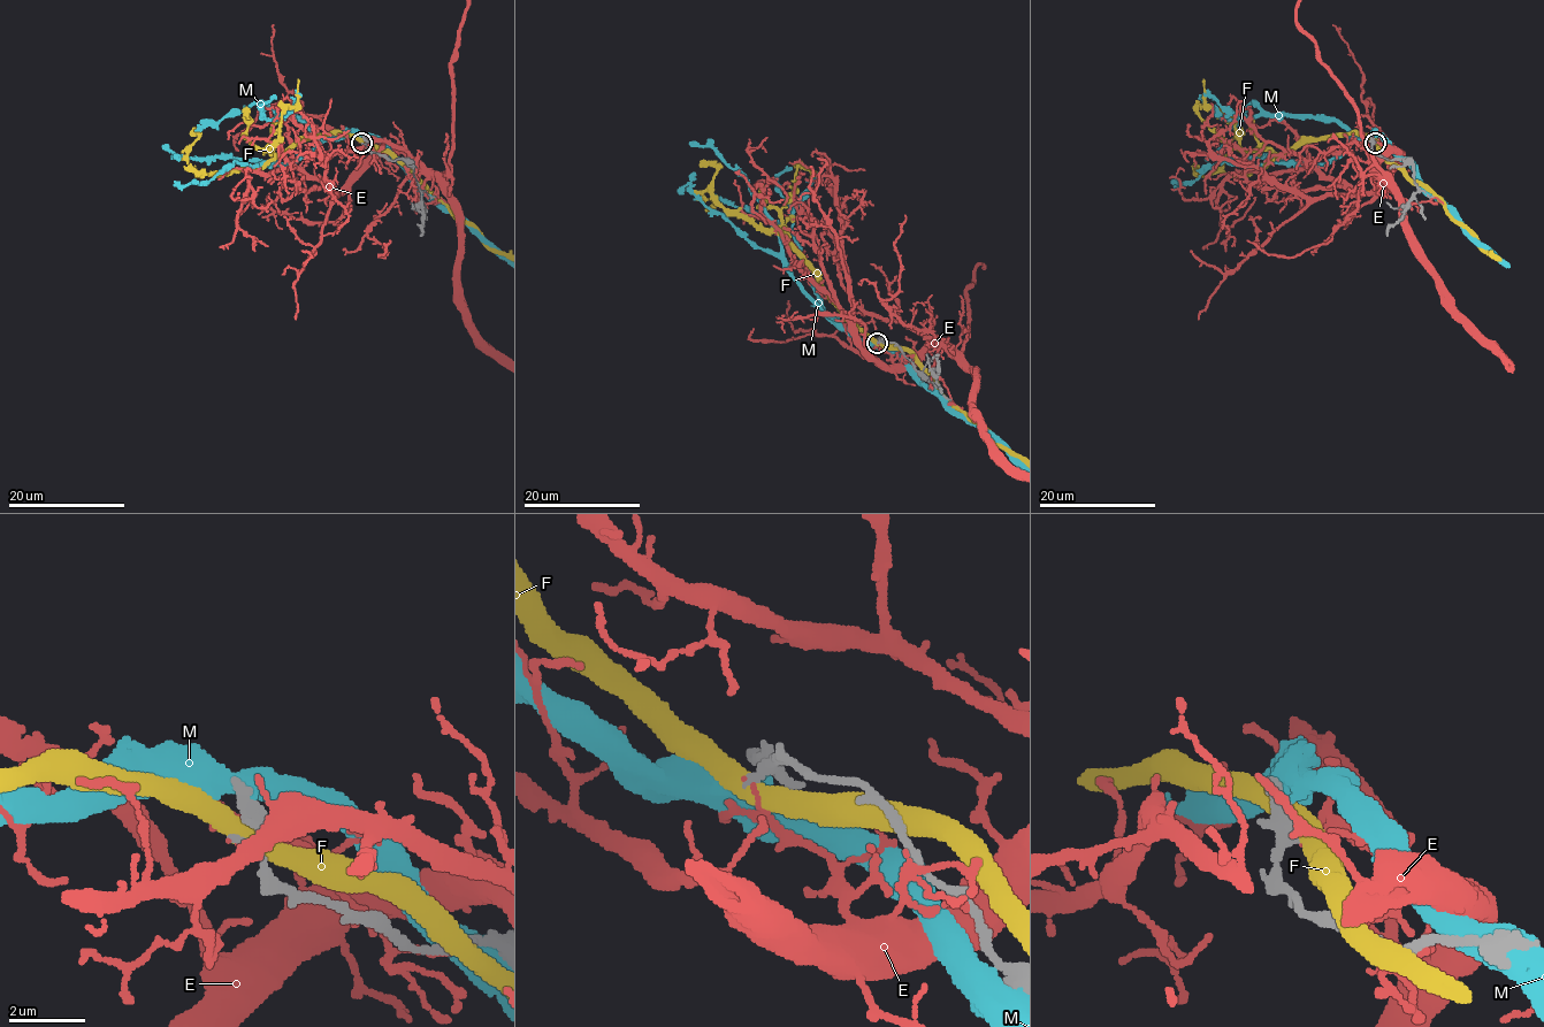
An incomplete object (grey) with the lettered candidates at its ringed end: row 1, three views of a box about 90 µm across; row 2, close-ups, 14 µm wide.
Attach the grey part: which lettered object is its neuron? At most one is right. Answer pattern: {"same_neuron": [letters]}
{"same_neuron": []}

